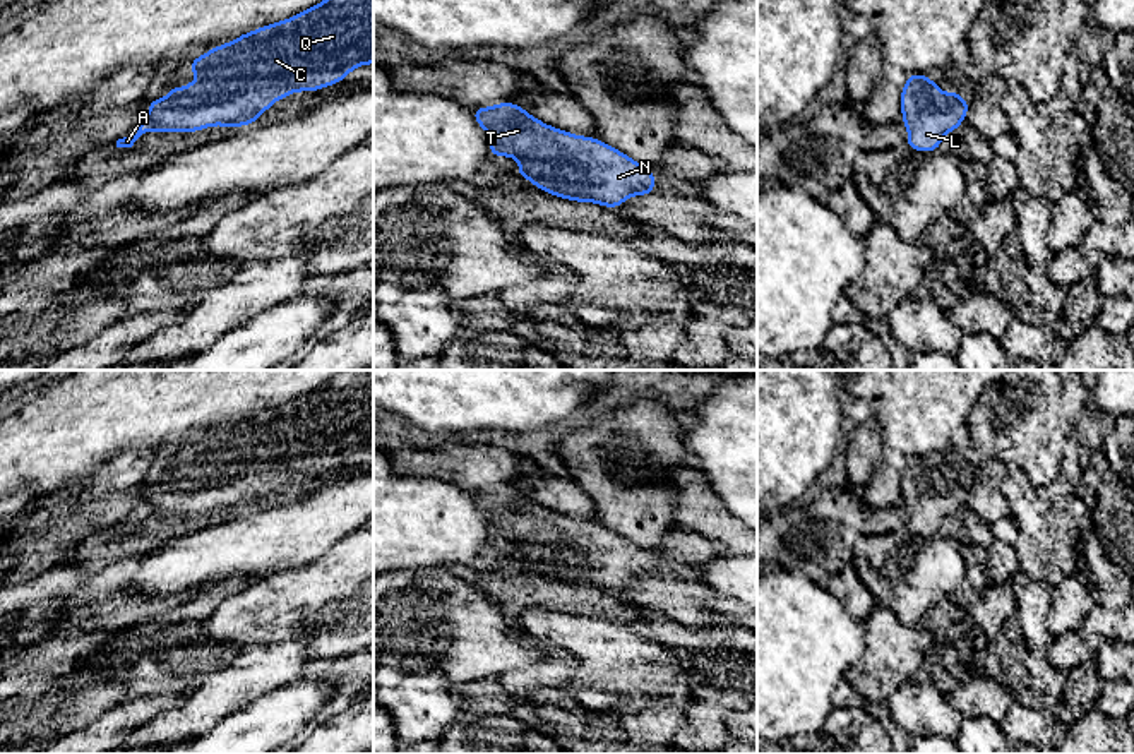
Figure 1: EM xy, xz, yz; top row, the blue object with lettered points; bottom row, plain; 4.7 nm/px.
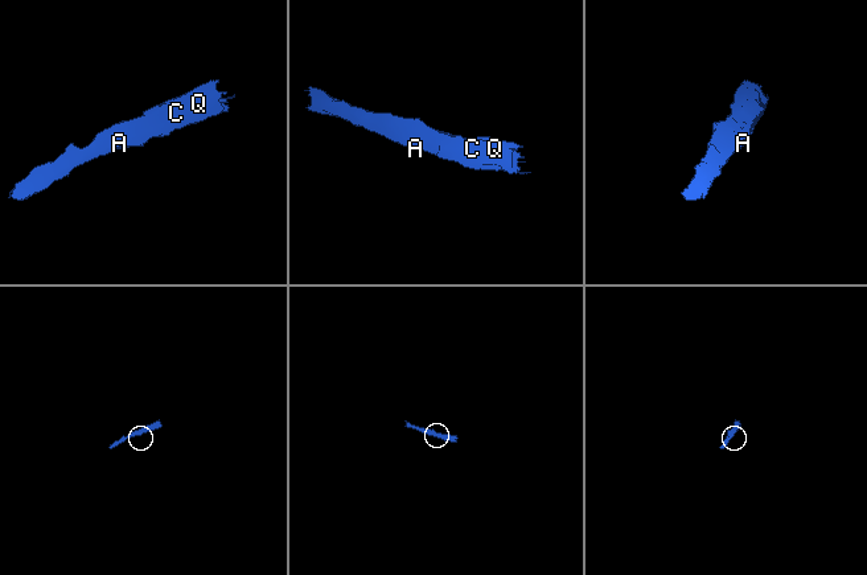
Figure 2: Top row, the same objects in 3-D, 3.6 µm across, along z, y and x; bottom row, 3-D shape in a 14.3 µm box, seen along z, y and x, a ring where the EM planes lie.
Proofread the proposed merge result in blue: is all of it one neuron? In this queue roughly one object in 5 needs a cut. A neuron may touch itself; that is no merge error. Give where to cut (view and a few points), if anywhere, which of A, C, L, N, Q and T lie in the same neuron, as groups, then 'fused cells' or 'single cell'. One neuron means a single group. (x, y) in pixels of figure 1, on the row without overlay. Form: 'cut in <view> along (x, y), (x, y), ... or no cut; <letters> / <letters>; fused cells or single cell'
no cut; A C L N Q T; single cell

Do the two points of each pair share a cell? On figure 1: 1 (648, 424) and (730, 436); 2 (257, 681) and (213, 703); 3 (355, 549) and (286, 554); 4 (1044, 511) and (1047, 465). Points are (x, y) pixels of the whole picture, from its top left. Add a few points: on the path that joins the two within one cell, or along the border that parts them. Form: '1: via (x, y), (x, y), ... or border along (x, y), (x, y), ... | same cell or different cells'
1: border along (679, 412), (689, 463) | different cells
2: via (247, 681), (223, 693) | same cell
3: border along (355, 532), (340, 538), (317, 557), (290, 569) | different cells
4: border along (1006, 466), (1016, 465), (1037, 490) | different cells

